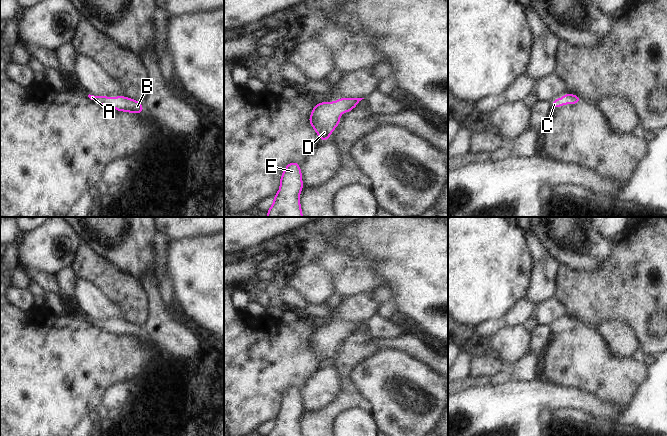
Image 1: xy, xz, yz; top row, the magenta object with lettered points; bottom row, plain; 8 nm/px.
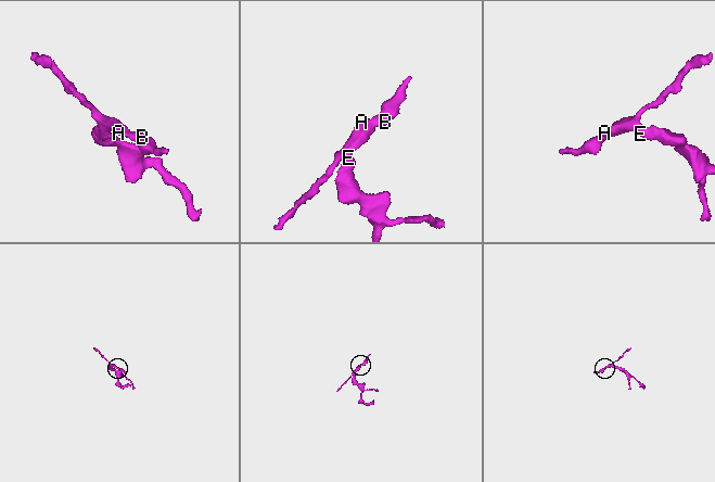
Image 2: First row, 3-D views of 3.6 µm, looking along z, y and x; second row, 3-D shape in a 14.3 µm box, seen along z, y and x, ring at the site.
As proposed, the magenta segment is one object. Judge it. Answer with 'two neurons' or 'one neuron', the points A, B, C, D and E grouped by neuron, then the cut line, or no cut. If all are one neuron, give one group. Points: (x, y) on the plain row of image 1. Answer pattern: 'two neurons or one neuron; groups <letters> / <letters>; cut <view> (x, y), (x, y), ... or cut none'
one neuron; groups A B C D E; cut none

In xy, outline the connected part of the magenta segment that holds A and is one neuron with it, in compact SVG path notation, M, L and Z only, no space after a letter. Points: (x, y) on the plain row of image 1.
M89 318L88 321L102 330L113 330L116 335L145 337L142 331L142 326L127 322L125 320L117 320L115 322L110 322L107 320L94 320Z

